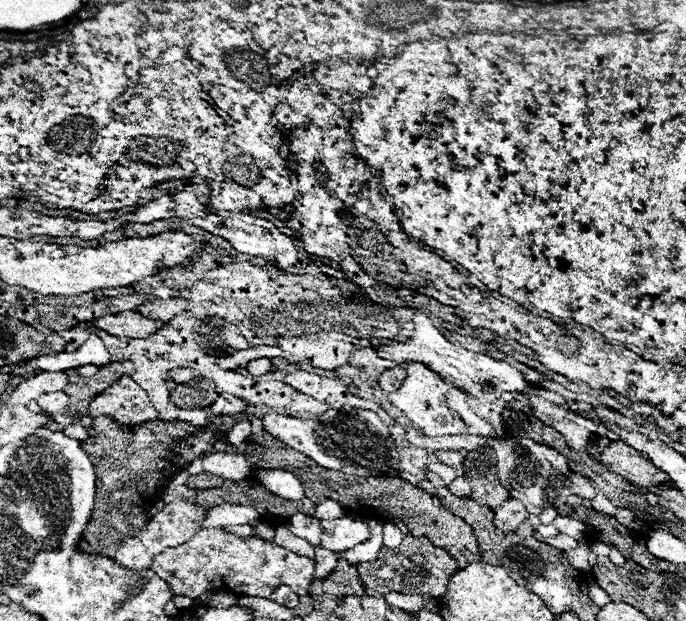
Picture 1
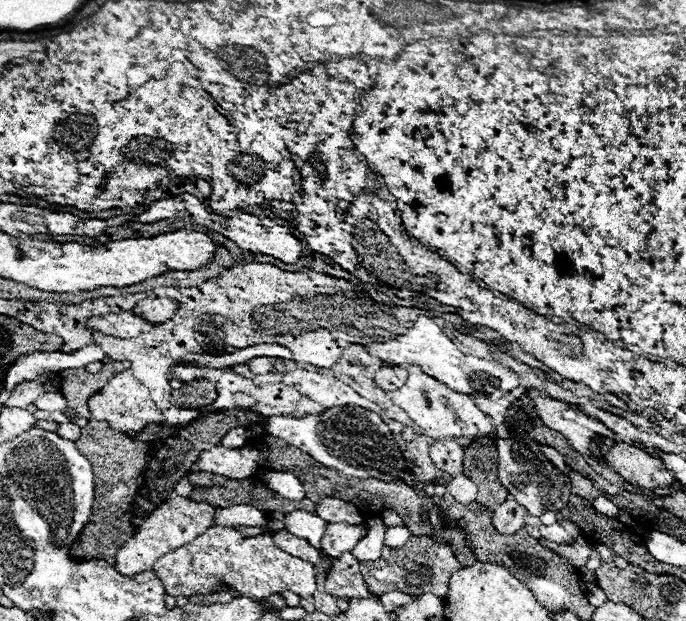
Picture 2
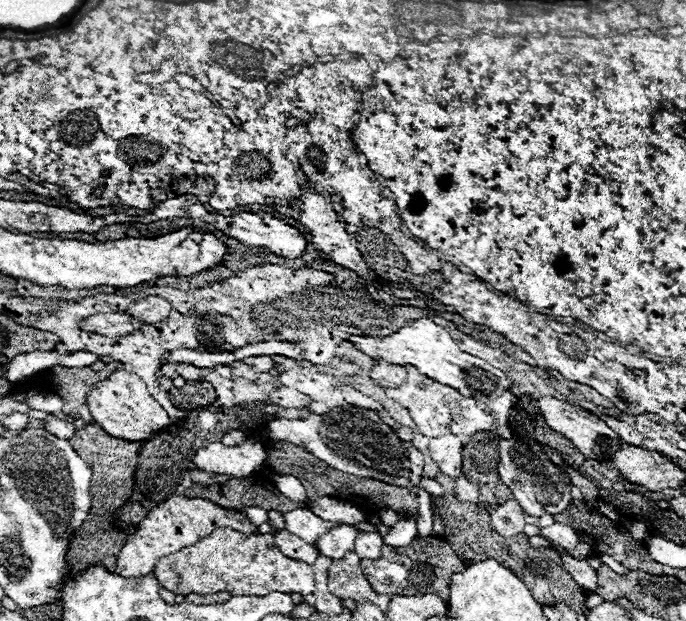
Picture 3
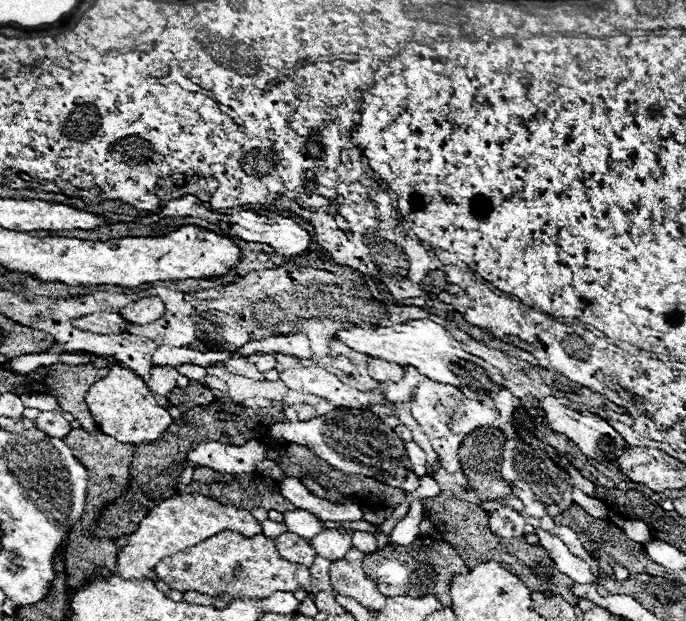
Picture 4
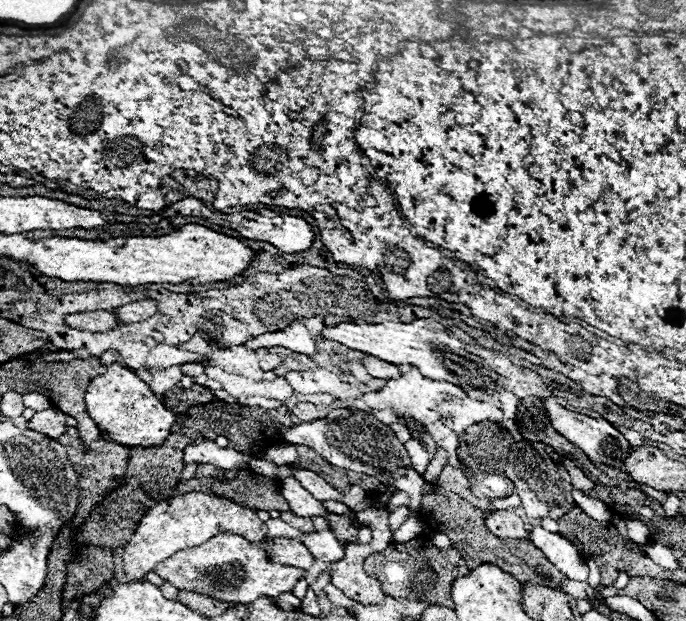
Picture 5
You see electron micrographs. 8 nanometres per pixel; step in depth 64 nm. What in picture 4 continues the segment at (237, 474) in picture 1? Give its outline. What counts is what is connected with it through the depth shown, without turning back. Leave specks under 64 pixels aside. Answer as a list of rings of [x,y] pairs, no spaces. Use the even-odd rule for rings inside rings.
[[[250,440],[242,446],[208,442],[196,446],[188,452],[188,462],[196,466],[208,466],[226,474],[244,474],[254,472],[256,464],[266,458],[266,446],[258,440]]]

